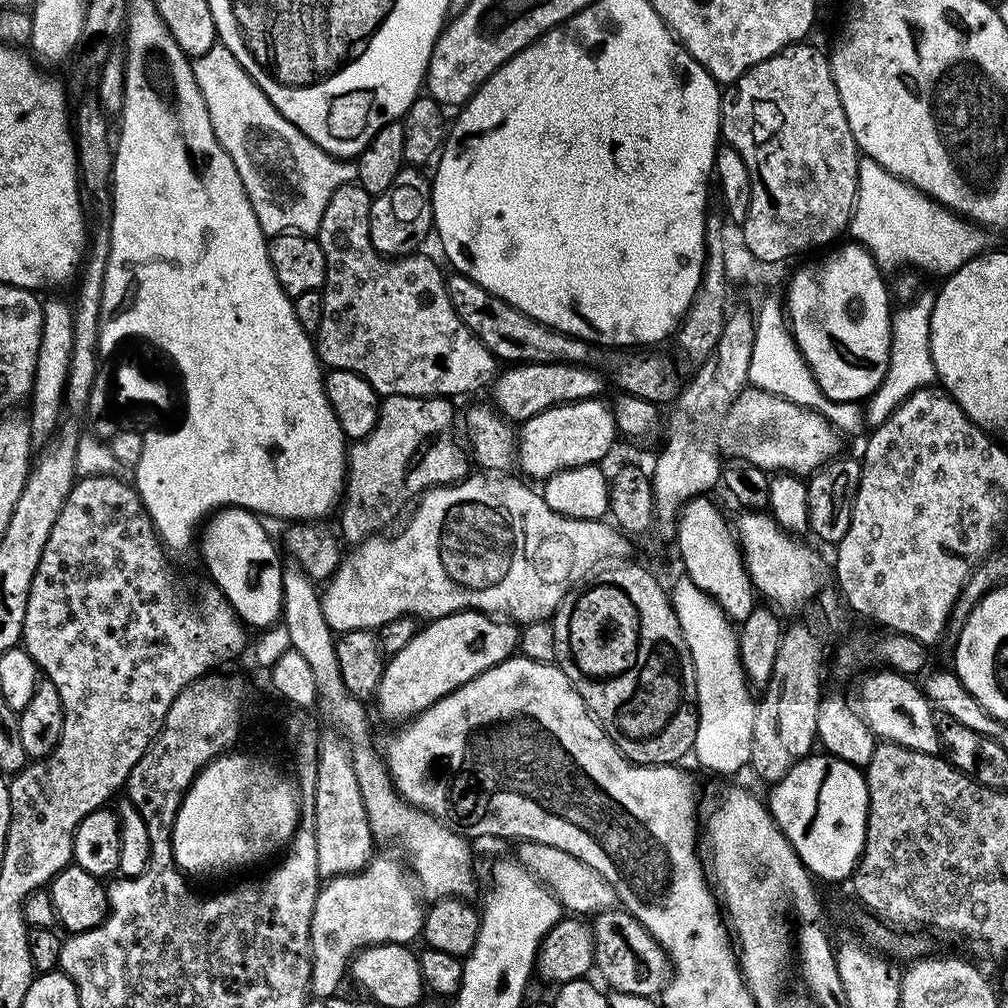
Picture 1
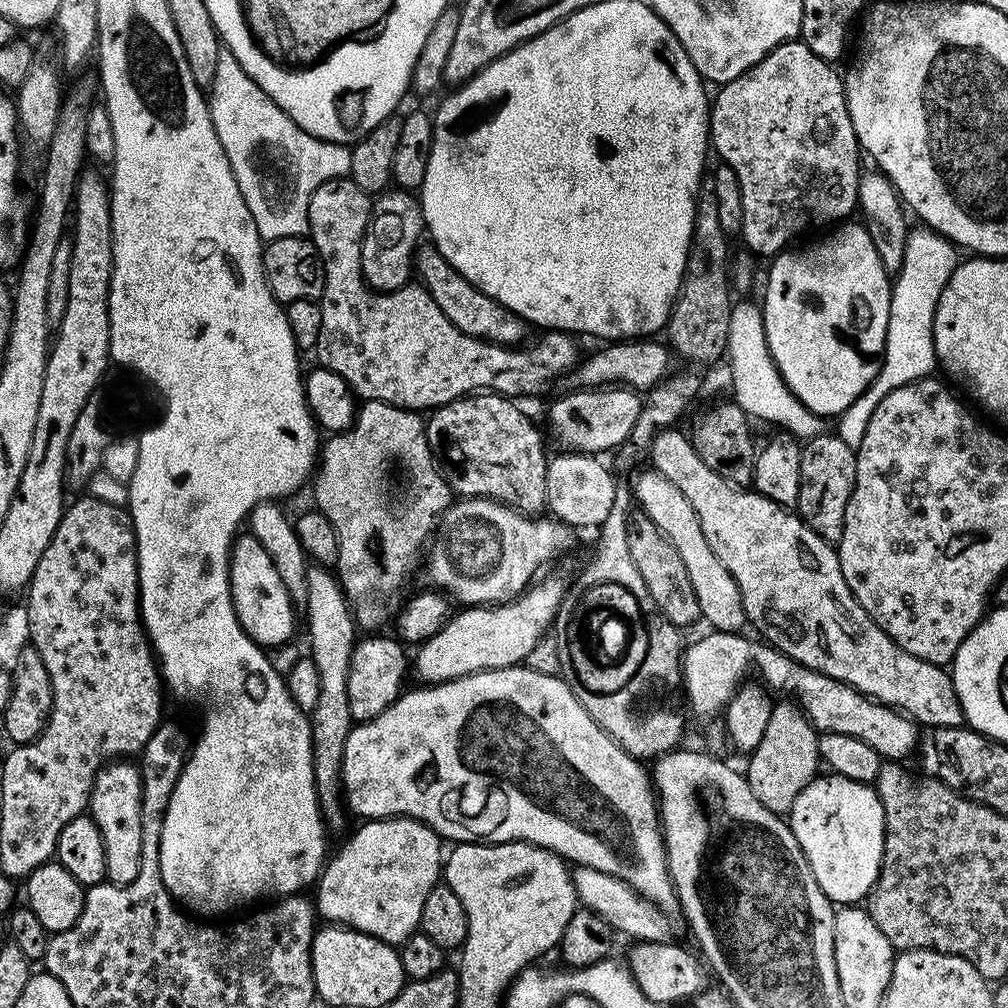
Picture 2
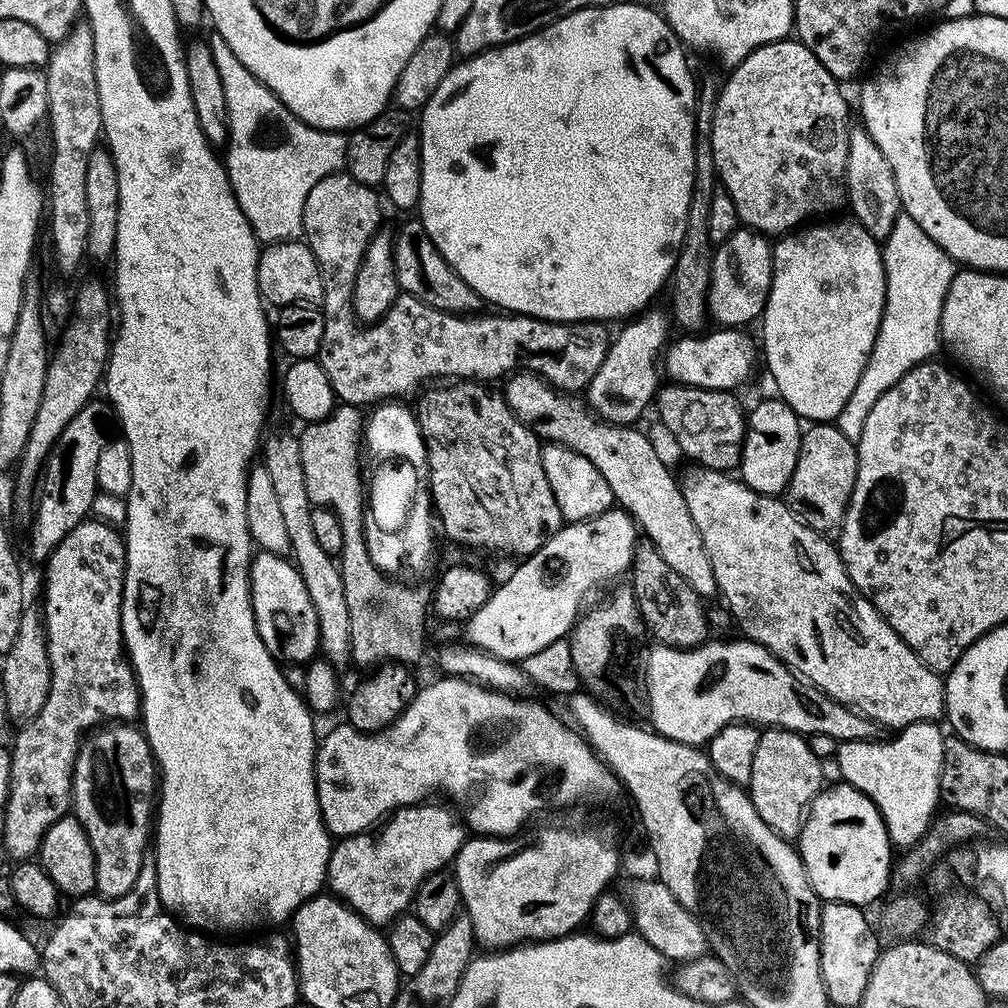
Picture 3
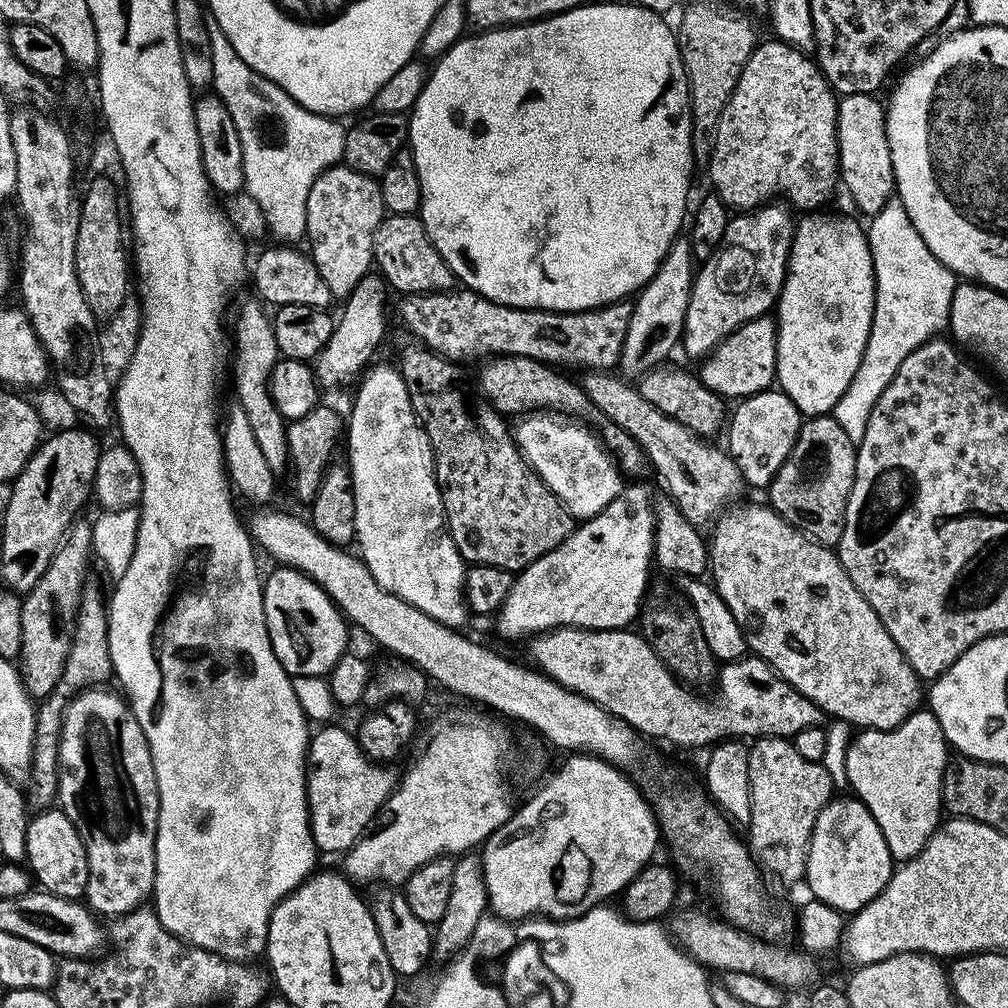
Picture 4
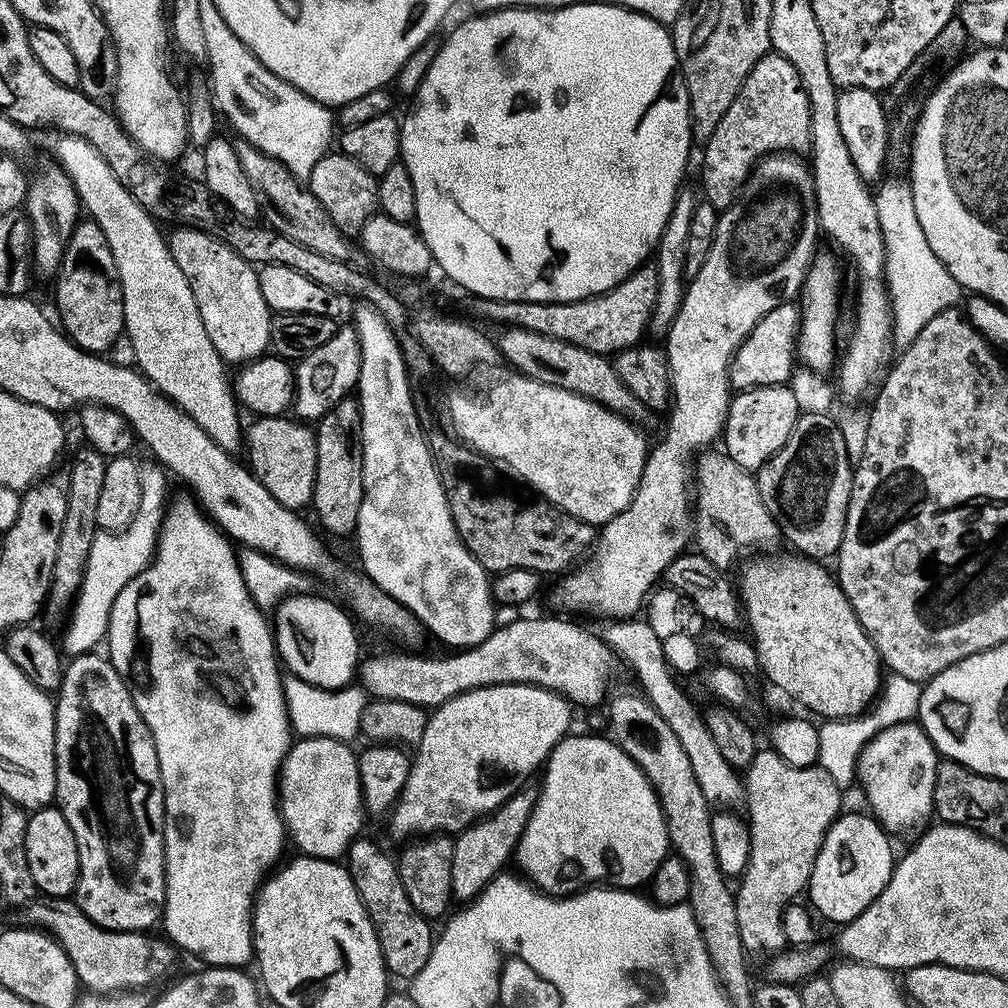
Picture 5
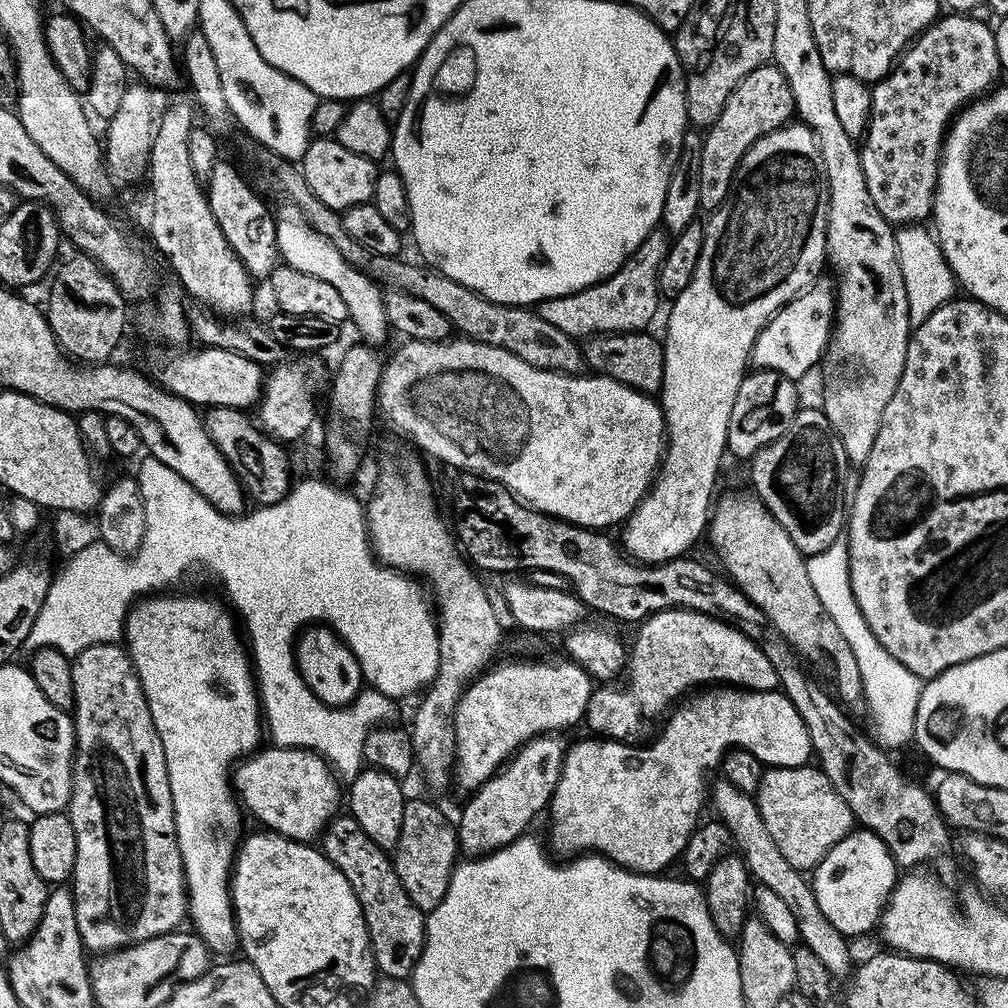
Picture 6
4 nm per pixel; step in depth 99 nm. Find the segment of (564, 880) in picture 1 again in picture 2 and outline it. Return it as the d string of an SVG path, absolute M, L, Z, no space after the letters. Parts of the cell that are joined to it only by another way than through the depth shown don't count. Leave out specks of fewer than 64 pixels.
M576 866L571 869L572 881L576 887L577 901L583 907L594 910L620 935L633 936L636 942L665 943L673 939L672 924L668 921L669 913L651 904L645 896L640 896L626 882L606 874L602 870Z

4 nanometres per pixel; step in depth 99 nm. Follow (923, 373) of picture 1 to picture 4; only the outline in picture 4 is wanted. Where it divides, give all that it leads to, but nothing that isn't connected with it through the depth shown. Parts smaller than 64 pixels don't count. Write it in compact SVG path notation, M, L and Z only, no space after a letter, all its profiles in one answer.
M899 198L888 200L884 209L871 217L866 231L876 275L874 318L862 362L858 362L858 370L850 386L846 386L846 394L838 398L830 413L838 426L846 430L846 438L857 446L862 442L862 434L866 434L866 422L870 410L874 410L874 402L882 398L882 390L893 381L907 355L927 340L937 339L947 329L958 283L956 273L938 262L930 246L922 242L922 234L914 230L914 222L910 222L910 214L906 214Z

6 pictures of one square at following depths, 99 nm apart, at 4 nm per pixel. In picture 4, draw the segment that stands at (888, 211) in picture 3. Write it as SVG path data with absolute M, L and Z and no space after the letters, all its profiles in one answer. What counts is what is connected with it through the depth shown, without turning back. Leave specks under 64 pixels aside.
M859 92L849 96L840 96L836 105L836 153L840 155L839 183L848 191L850 199L856 203L860 212L865 212L868 218L877 216L886 206L888 200L893 199L896 191L894 166L890 158L890 142L886 138L884 125L885 105L876 101L877 97L870 92Z

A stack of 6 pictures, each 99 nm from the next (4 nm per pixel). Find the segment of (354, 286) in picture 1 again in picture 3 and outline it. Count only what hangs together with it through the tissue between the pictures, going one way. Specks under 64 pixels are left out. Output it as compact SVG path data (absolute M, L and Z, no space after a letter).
M341 170L322 178L318 186L314 186L310 194L306 194L306 206L302 210L302 236L318 262L318 270L324 283L324 329L318 359L322 370L326 370L326 378L330 378L330 386L334 386L337 401L357 406L375 406L381 402L396 402L401 398L408 398L404 396L411 392L419 393L429 382L439 381L436 380L439 376L456 376L452 378L460 382L492 382L488 380L499 381L521 370L536 373L565 394L580 394L587 389L594 374L598 374L610 343L610 333L604 329L607 327L598 320L563 324L557 320L539 320L519 314L484 316L485 314L439 312L437 308L431 308L418 298L402 294L383 318L375 324L362 326L352 308L352 287L366 246L381 227L380 204L382 205L381 197L373 185L358 182L347 171Z

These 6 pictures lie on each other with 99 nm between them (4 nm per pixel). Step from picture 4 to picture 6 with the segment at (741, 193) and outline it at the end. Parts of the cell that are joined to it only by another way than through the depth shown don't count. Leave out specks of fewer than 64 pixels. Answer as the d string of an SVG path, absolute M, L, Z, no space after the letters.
M775 63L763 64L740 80L734 94L730 94L718 122L714 122L703 133L700 207L705 213L715 212L724 203L724 199L732 191L736 167L755 140L770 134L776 128L784 127L793 116L790 86Z

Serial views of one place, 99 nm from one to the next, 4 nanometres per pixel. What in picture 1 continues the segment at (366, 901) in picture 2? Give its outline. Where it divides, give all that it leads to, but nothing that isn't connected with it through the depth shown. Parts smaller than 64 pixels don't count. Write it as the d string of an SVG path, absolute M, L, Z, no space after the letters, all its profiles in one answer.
M373 855L360 872L351 872L345 876L333 876L321 887L316 896L314 914L310 922L310 942L312 943L312 986L311 995L316 998L335 996L341 991L340 983L349 971L352 957L363 948L373 944L411 945L412 939L424 931L425 909L420 908L421 897L413 881L406 875L405 869L395 864L388 856Z

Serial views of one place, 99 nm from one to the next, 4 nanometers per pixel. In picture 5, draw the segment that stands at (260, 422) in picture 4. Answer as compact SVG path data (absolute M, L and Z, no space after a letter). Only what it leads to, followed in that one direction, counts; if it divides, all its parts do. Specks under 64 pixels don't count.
M183 226L174 228L172 236L170 232L167 237L168 249L174 262L178 262L178 270L190 282L194 302L198 302L198 314L202 314L202 326L206 326L214 350L218 350L228 366L259 360L272 343L270 326L274 313L266 298L262 298L257 269L210 233Z

